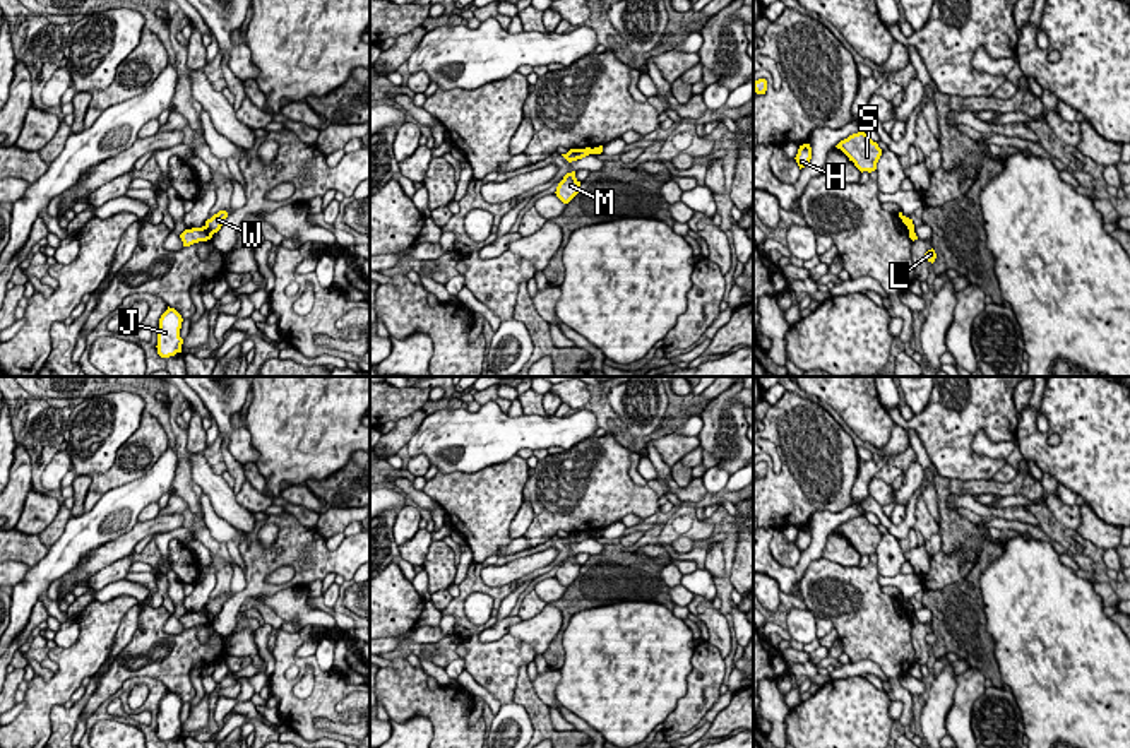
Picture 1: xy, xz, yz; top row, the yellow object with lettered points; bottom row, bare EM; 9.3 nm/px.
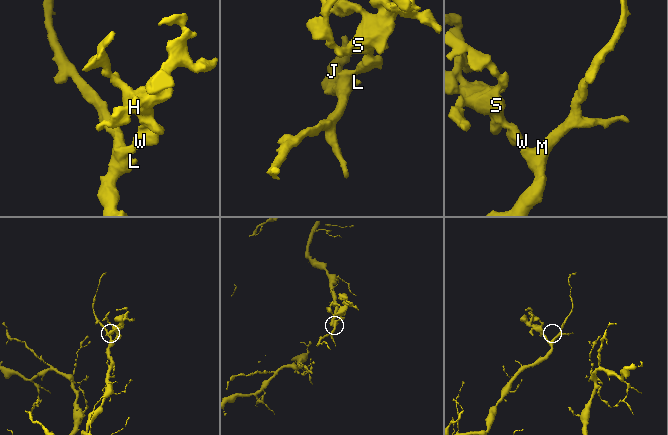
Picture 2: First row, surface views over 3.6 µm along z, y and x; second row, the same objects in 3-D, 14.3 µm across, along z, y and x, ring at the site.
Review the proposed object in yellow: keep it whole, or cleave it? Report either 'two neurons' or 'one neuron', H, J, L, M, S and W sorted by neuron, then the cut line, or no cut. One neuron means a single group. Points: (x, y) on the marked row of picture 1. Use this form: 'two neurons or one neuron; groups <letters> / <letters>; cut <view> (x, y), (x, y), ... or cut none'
two neurons; groups H S W / J L M; cut xy (204, 226), (213, 233)

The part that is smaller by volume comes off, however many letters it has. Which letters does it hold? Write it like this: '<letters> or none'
H, S, W

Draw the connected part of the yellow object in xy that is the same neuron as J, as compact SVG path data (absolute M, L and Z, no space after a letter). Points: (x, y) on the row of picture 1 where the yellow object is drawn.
M170 308L161 315L159 318L159 329L158 329L158 354L161 358L175 356L176 353L181 353L183 339L180 337L181 329L181 315Z

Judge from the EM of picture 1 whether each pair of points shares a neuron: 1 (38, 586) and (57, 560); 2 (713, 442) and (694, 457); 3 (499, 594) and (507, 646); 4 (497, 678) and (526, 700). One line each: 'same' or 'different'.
1: same
2: different
3: different
4: different

